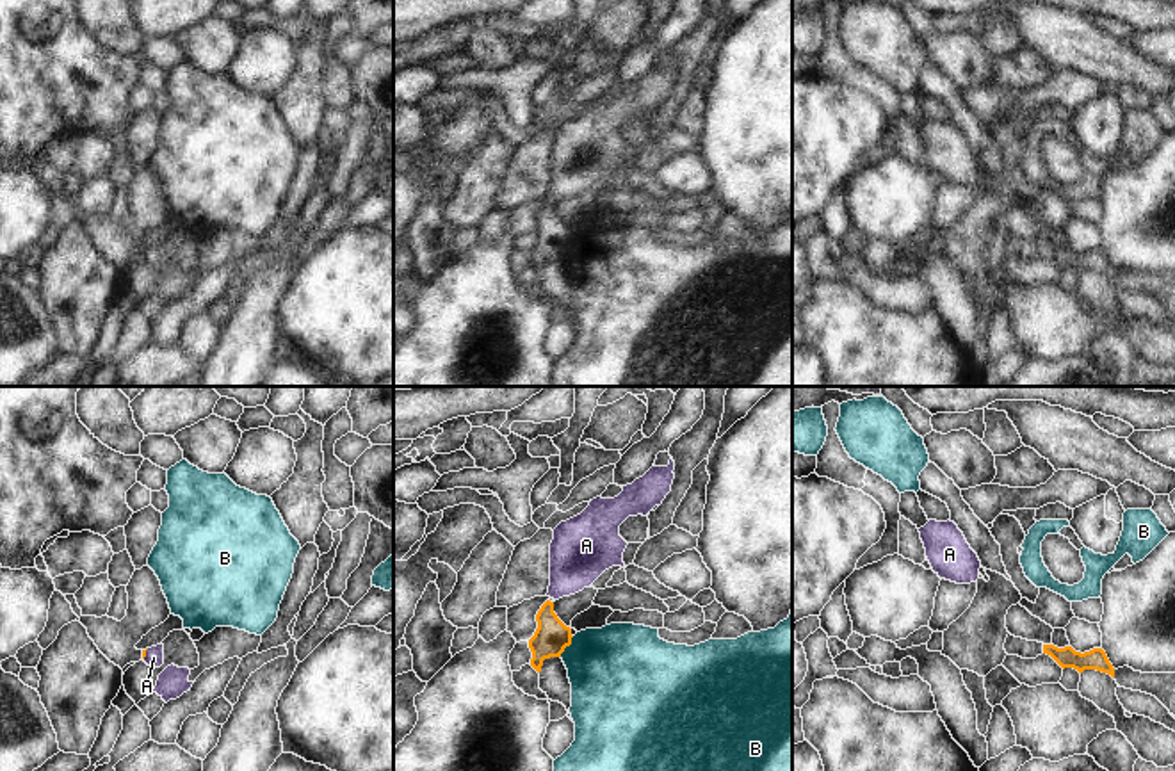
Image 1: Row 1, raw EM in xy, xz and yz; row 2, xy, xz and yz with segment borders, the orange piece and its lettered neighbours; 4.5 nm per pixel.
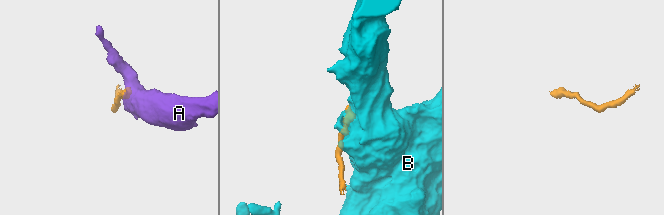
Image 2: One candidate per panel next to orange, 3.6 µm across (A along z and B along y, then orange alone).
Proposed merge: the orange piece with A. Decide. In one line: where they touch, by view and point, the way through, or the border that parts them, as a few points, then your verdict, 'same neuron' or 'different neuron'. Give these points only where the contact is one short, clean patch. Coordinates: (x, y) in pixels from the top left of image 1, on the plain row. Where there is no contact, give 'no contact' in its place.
meets orange in xy at (145, 255); runs through xy (146, 250), (145, 255), (153, 259); same neuron

